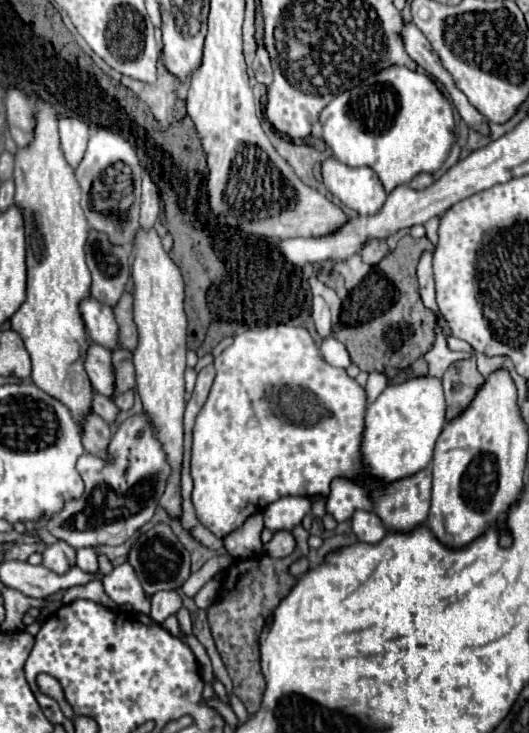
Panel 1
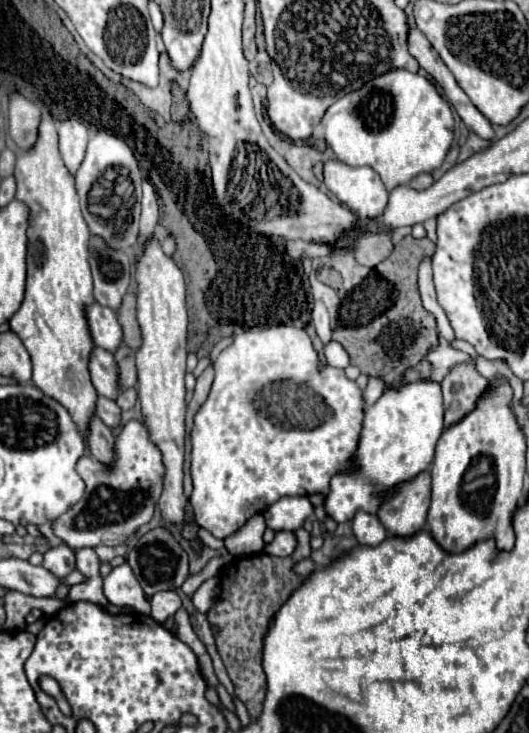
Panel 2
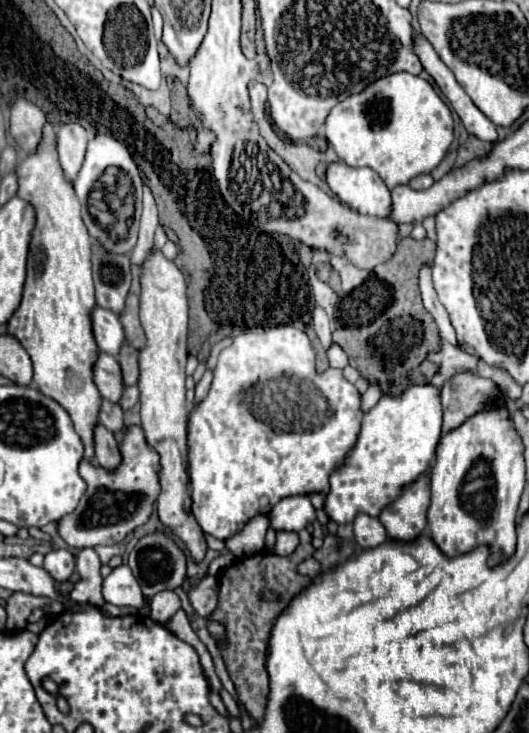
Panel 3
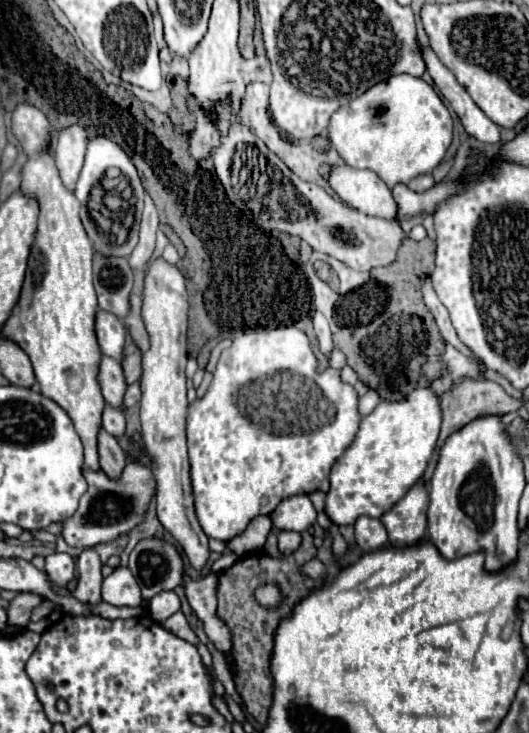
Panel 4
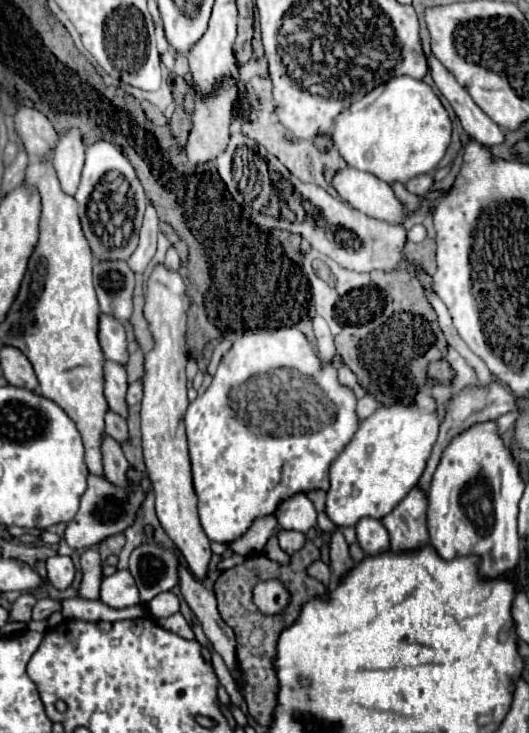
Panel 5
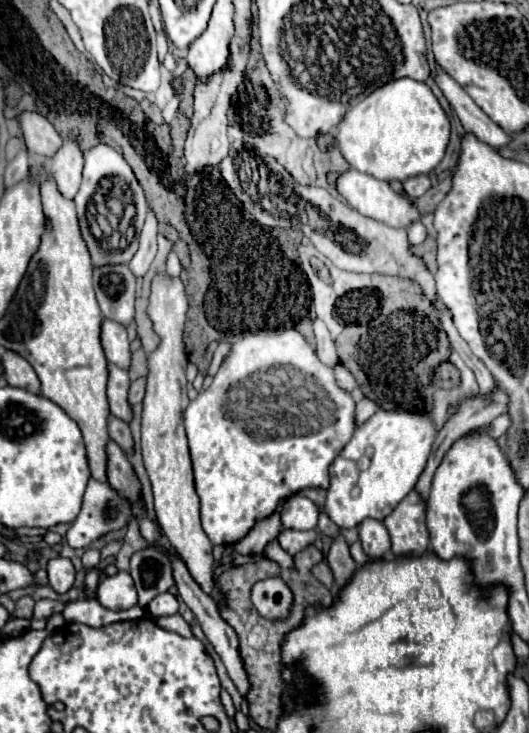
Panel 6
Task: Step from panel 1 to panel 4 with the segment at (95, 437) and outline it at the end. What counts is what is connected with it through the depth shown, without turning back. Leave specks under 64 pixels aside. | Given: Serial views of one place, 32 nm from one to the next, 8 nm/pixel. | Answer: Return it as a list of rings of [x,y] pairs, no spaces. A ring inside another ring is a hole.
[[[104,428],[98,434],[98,452],[100,452],[102,472],[108,478],[118,480],[126,466],[126,456],[124,456],[118,440],[114,436],[108,436],[108,432],[104,432]]]

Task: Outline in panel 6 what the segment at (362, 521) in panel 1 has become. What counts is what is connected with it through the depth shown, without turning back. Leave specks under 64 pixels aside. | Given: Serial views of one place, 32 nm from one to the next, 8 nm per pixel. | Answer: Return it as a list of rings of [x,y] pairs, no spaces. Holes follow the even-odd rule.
[[[364,520],[360,524],[360,542],[370,558],[384,558],[390,552],[390,534],[380,520]]]

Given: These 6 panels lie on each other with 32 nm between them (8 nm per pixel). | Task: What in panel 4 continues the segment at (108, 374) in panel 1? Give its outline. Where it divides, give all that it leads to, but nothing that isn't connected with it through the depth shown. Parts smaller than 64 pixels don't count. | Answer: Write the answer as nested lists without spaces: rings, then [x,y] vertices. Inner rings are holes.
[[[102,356],[100,362],[100,386],[102,386],[102,396],[104,400],[124,412],[124,392],[126,392],[126,378],[124,378],[124,368],[118,360],[112,360],[108,356]]]

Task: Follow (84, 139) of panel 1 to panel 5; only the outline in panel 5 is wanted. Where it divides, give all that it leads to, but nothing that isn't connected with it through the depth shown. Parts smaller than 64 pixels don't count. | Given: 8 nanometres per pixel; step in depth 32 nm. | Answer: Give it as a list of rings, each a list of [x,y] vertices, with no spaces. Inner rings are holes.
[[[72,128],[68,134],[60,136],[60,144],[56,146],[56,152],[50,156],[50,160],[64,194],[74,196],[84,166],[84,146],[80,130]]]

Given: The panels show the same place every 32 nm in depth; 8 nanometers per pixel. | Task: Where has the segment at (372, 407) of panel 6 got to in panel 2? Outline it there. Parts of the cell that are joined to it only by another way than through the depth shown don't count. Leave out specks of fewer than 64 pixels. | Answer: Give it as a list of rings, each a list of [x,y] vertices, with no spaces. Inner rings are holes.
[[[370,378],[368,386],[364,390],[364,408],[372,406],[382,396],[382,392],[384,392],[384,384],[380,384],[380,380],[376,380],[376,378]]]

